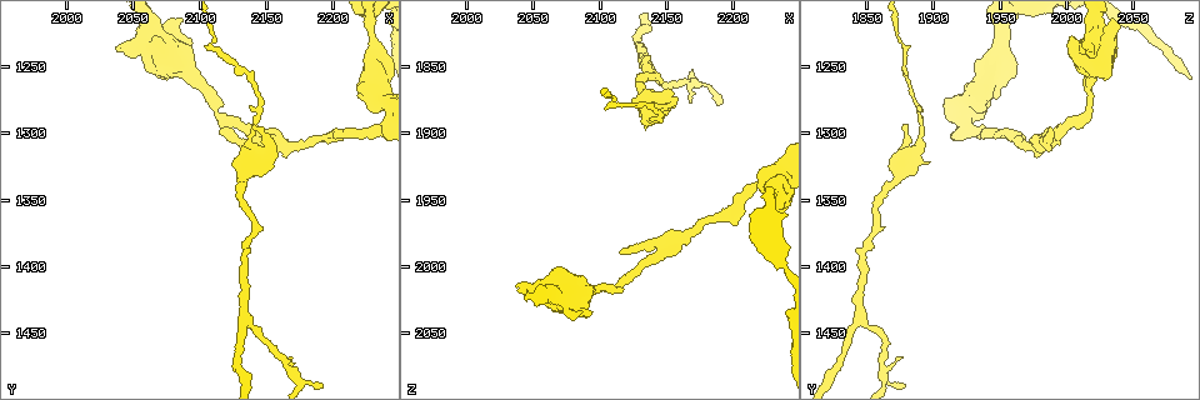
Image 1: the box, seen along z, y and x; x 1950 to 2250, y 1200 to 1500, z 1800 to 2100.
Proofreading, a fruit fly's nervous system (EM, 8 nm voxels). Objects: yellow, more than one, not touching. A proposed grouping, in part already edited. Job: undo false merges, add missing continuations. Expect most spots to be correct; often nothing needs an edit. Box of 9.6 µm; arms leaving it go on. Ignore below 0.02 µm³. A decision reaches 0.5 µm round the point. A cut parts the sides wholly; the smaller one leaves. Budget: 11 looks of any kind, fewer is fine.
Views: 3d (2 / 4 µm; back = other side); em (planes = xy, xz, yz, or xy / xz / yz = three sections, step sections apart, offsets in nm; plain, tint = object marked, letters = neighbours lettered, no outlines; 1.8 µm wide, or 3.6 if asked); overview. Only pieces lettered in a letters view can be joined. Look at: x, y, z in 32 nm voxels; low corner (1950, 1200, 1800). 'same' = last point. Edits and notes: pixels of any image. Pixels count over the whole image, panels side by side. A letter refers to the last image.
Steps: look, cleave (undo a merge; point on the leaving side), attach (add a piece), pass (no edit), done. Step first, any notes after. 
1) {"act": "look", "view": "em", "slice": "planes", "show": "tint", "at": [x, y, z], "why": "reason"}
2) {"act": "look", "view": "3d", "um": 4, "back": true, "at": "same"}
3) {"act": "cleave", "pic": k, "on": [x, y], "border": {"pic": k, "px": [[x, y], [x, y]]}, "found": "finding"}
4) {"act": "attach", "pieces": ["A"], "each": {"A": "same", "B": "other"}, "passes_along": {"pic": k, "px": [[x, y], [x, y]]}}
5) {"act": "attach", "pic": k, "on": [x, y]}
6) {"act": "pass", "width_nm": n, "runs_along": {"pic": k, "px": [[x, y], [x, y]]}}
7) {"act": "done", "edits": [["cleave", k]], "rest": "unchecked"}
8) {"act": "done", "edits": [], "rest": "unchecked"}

{"act": "look", "view": "em", "slice": "planes", "show": "letters", "at": [2040, 1238, 2014], "why": "free end"}

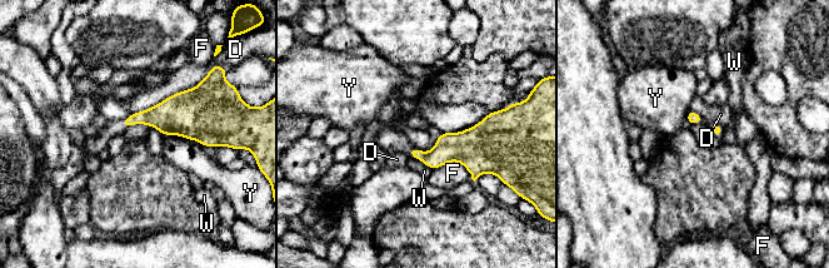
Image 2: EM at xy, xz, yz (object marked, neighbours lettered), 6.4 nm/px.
{"act": "pass", "each": {"D": "other", "F": "other", "W": "other", "Y": "other"}, "border": {"pic": 2, "px": [[204, 78], [130, 114]]}, "found": "none of them fits"}

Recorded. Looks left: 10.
{"act": "look", "view": "em", "slice": "planes", "show": "letters", "at": [2118, 1296, 1990], "why": "an open end"}

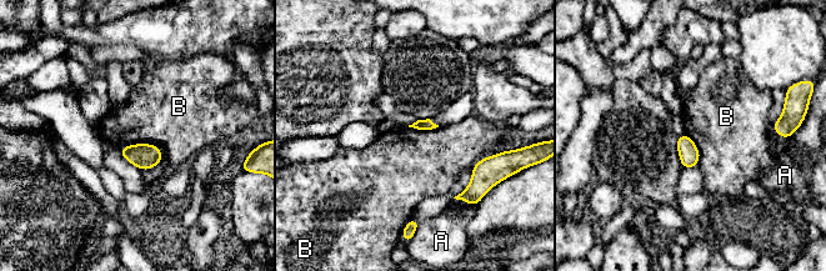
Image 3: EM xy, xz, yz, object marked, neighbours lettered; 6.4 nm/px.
{"act": "pass", "each": {"A": "other", "B": "other"}, "border": {"pic": 3, "px": [[119, 149], [154, 144], [163, 159]]}, "found": "no lettered piece goes on from it"}

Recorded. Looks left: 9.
{"act": "look", "view": "em", "slice": "planes", "show": "tint", "at": [2228, 1220, 1950], "why": "a narrow waist"}

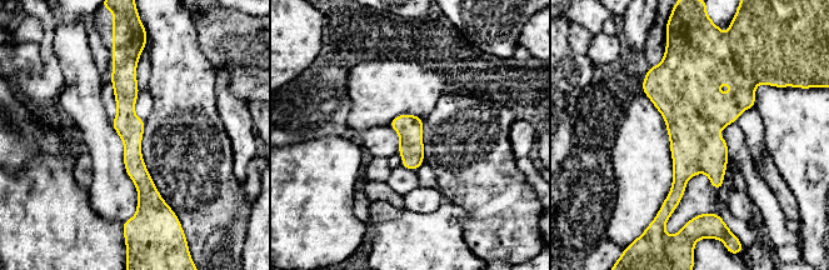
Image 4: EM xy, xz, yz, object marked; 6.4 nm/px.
{"act": "look", "view": "em", "slice": "planes", "show": "letters", "at": "same", "why": "see the neighbours"}

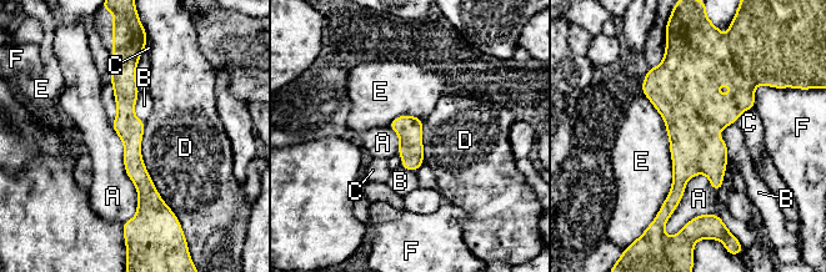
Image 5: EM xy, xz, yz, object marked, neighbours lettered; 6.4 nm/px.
{"act": "pass", "each": {"A": "other", "B": "other", "C": "other", "D": "other", "E": "other", "F": "other"}, "runs_along": {"pic": 5, "px": [[124, 63], [125, 124], [144, 211]]}, "found": "one cell here"}

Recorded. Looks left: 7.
{"act": "look", "view": "3d", "um": 4, "at": [2138, 1296, 1878], "why": "free end"}

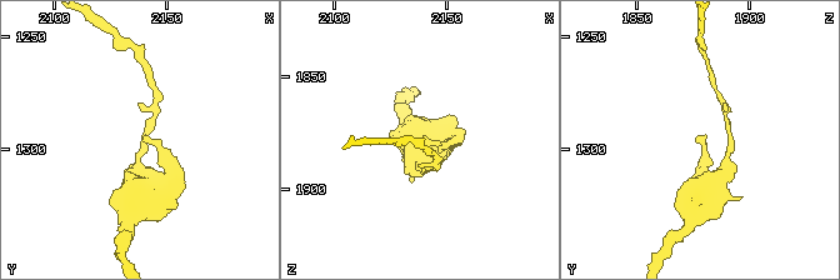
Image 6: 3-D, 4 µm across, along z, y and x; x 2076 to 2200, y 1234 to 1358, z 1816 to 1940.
{"act": "look", "view": "em", "slice": "planes", "show": "plain", "at": [2139, 1295, 1876]}

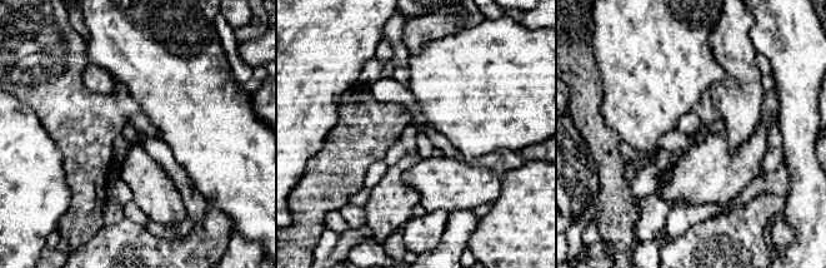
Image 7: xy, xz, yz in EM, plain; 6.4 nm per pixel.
{"act": "look", "view": "em", "slice": "planes", "show": "letters", "at": "same"}

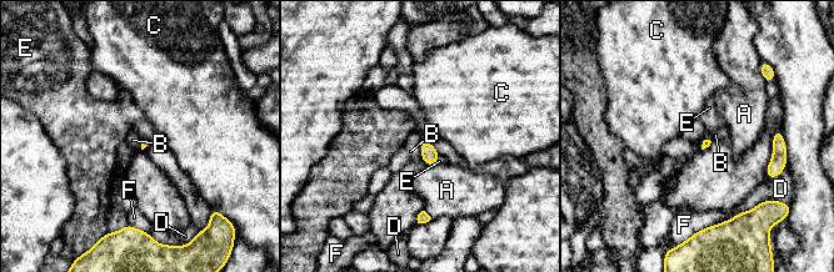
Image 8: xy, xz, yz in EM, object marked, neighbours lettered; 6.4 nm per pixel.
{"act": "pass", "each": {"A": "other", "B": "other", "C": "other", "D": "other", "E": "other", "F": "other"}, "border": {"pic": 8, "px": [[423, 140], [420, 144], [420, 157]]}, "found": "none of them fits"}

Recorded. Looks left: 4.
{"act": "done", "edits": [], "rest": "unchecked"}

